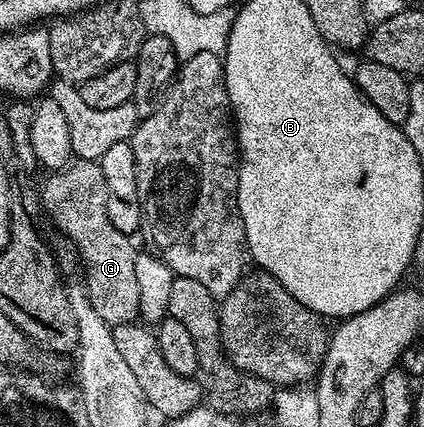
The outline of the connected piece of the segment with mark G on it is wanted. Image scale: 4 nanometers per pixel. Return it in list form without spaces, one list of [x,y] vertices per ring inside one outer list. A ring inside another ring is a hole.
[[[71,160],[62,169],[53,170],[42,185],[42,205],[58,224],[58,229],[74,241],[86,268],[84,290],[96,314],[107,325],[128,325],[140,317],[140,286],[136,284],[138,253],[125,232],[116,231],[106,206],[104,171],[98,161]]]

